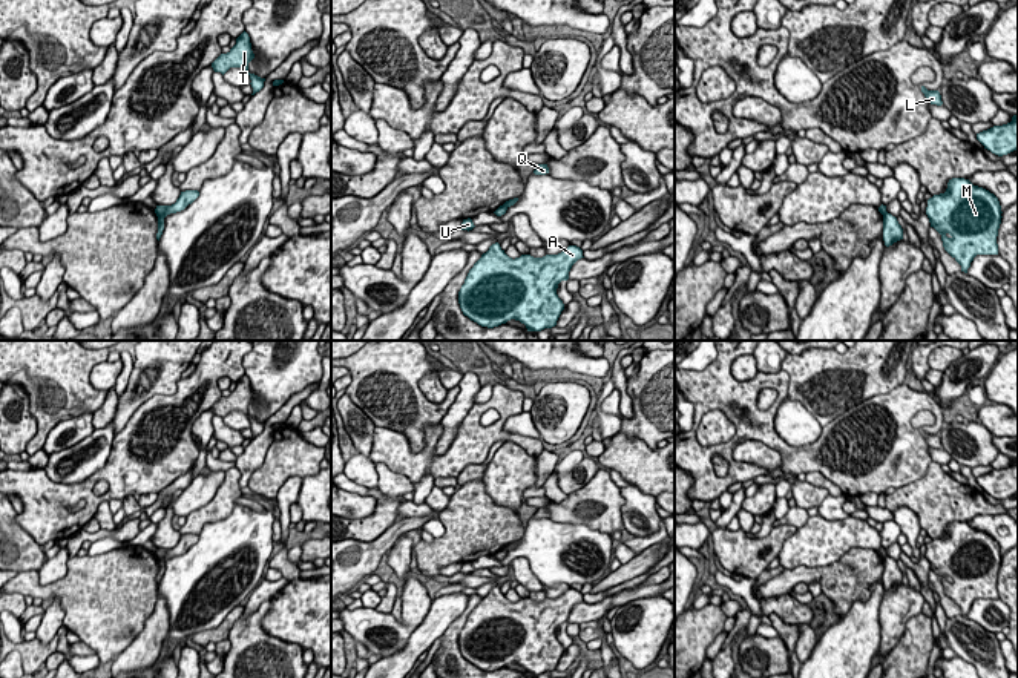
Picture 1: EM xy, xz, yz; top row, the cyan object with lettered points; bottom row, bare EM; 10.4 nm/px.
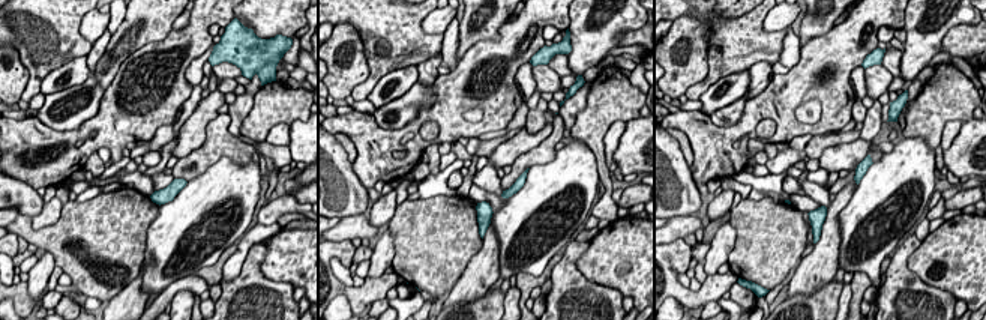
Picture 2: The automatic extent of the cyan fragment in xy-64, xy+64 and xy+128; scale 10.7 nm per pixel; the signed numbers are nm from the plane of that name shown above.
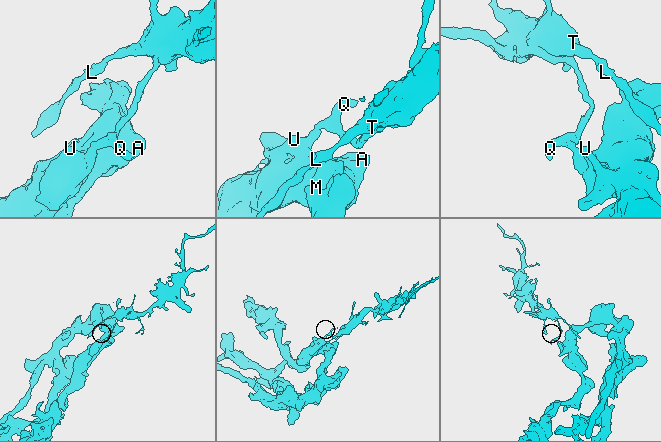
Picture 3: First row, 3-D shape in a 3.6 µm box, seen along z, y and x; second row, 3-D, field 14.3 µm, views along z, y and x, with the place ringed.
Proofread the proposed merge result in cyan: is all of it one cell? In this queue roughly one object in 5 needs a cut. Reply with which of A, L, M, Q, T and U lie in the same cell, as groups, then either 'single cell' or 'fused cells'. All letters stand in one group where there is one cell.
A M U / L Q T; fused cells

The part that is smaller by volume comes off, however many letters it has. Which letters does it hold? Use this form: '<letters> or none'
L, Q, T

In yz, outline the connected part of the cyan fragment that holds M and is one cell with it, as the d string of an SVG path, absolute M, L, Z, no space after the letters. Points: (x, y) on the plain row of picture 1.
M964 522L949 523L946 535L929 541L926 551L931 571L941 578L944 594L961 609L964 617L977 598L998 598L997 580L1001 557L1000 545L993 537Z

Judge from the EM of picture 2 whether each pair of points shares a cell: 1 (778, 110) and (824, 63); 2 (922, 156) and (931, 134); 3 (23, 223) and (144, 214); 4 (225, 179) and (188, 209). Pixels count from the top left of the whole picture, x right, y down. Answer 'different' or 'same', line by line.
1: same
2: different
3: same
4: same

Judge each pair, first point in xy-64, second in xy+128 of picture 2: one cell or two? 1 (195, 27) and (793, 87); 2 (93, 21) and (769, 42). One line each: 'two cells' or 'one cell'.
1: one cell
2: two cells

